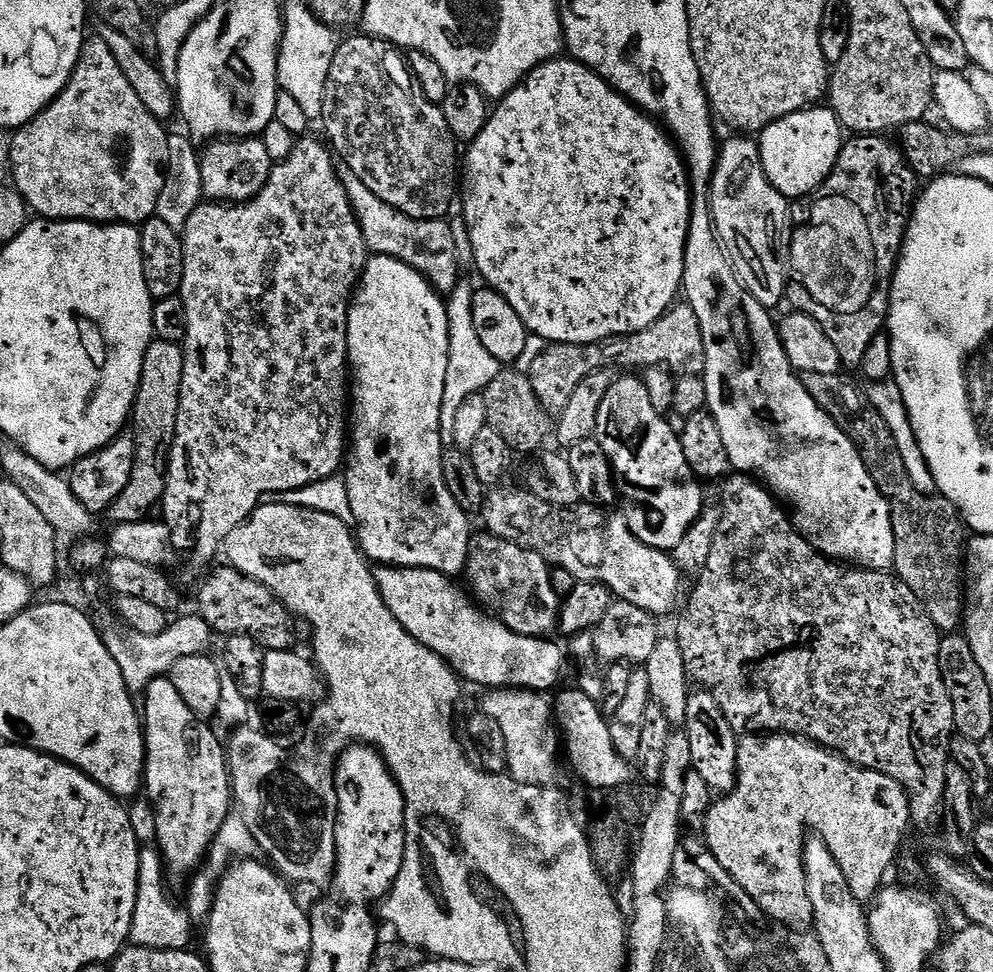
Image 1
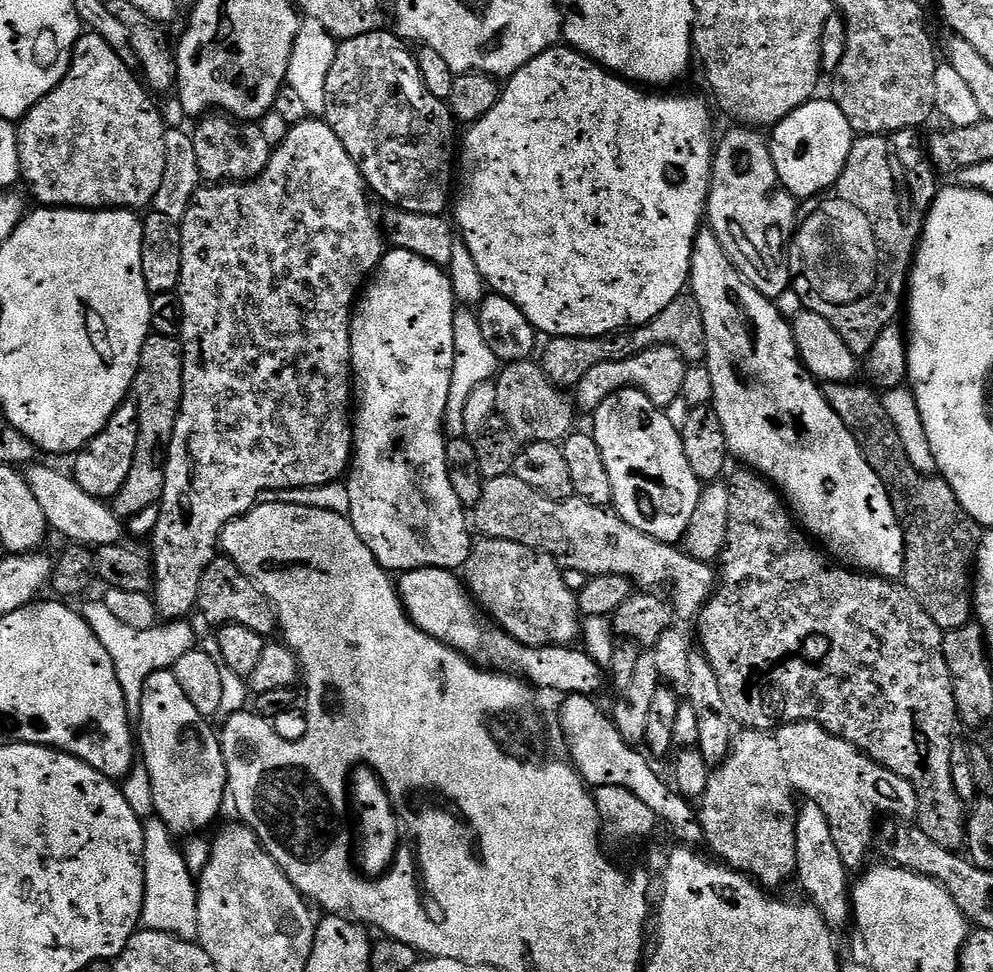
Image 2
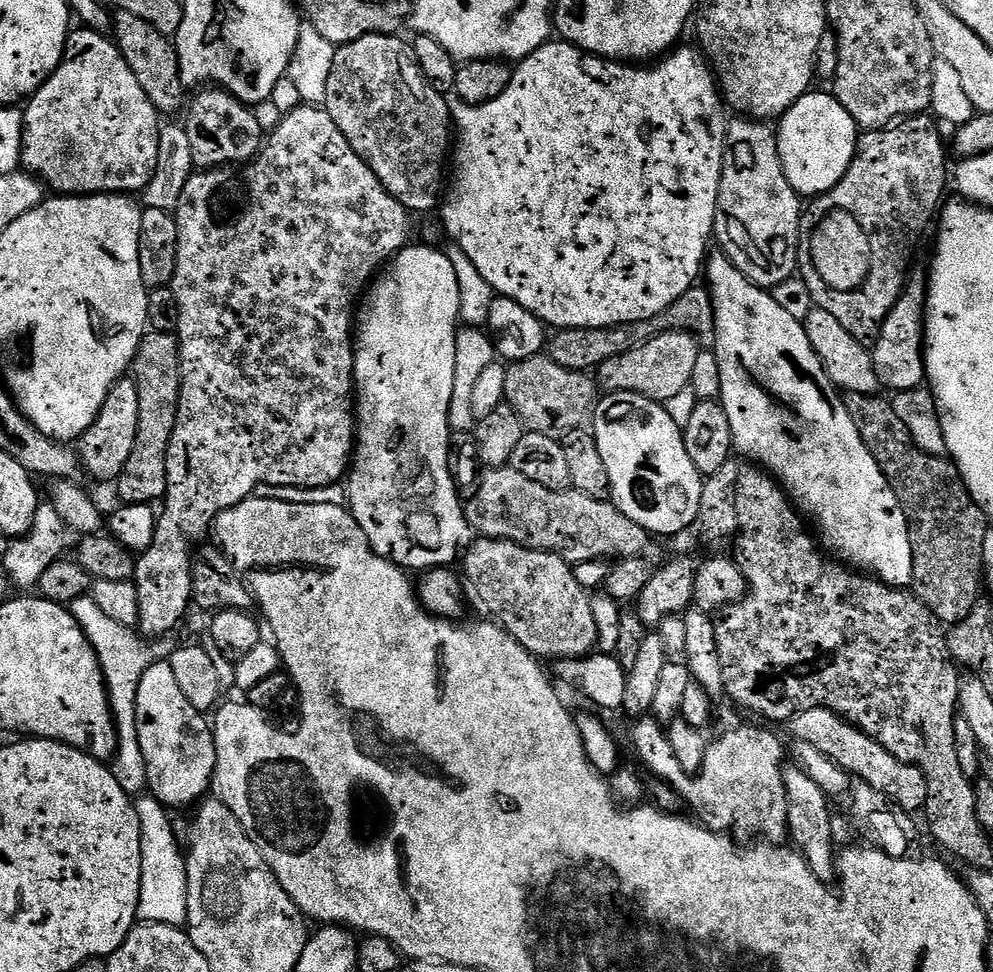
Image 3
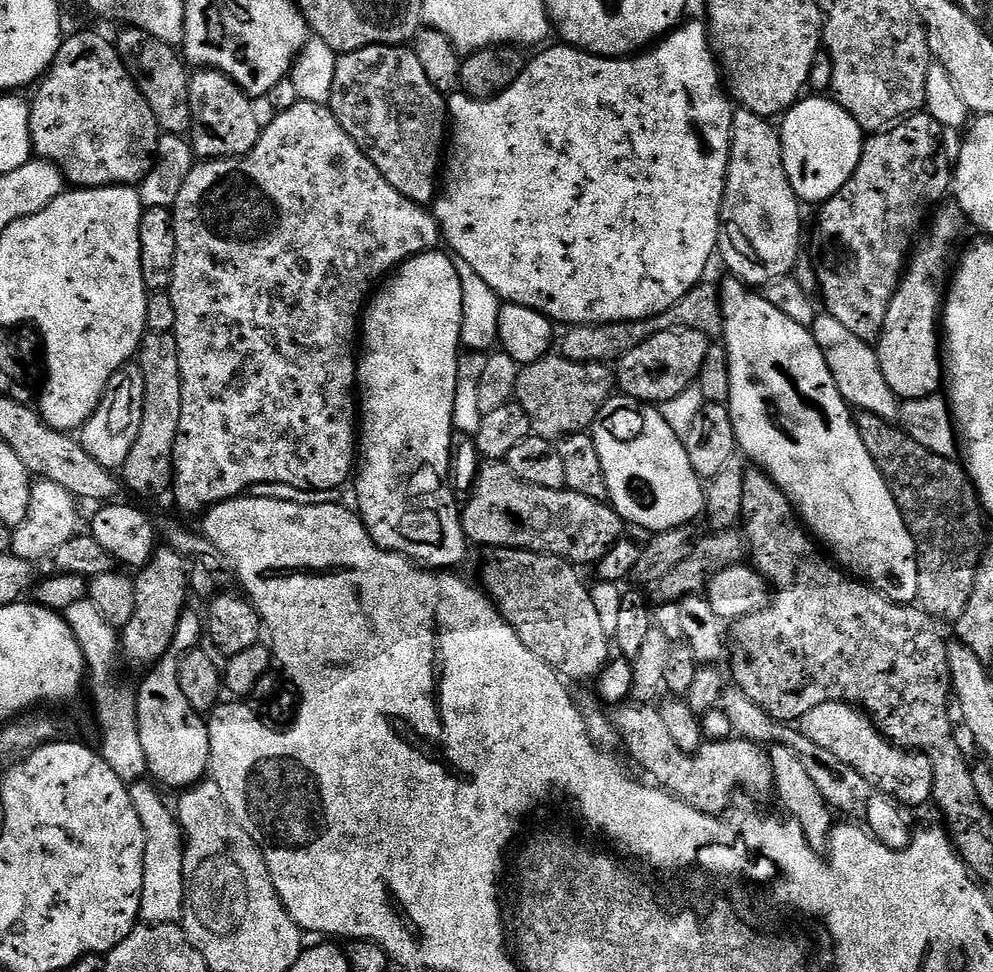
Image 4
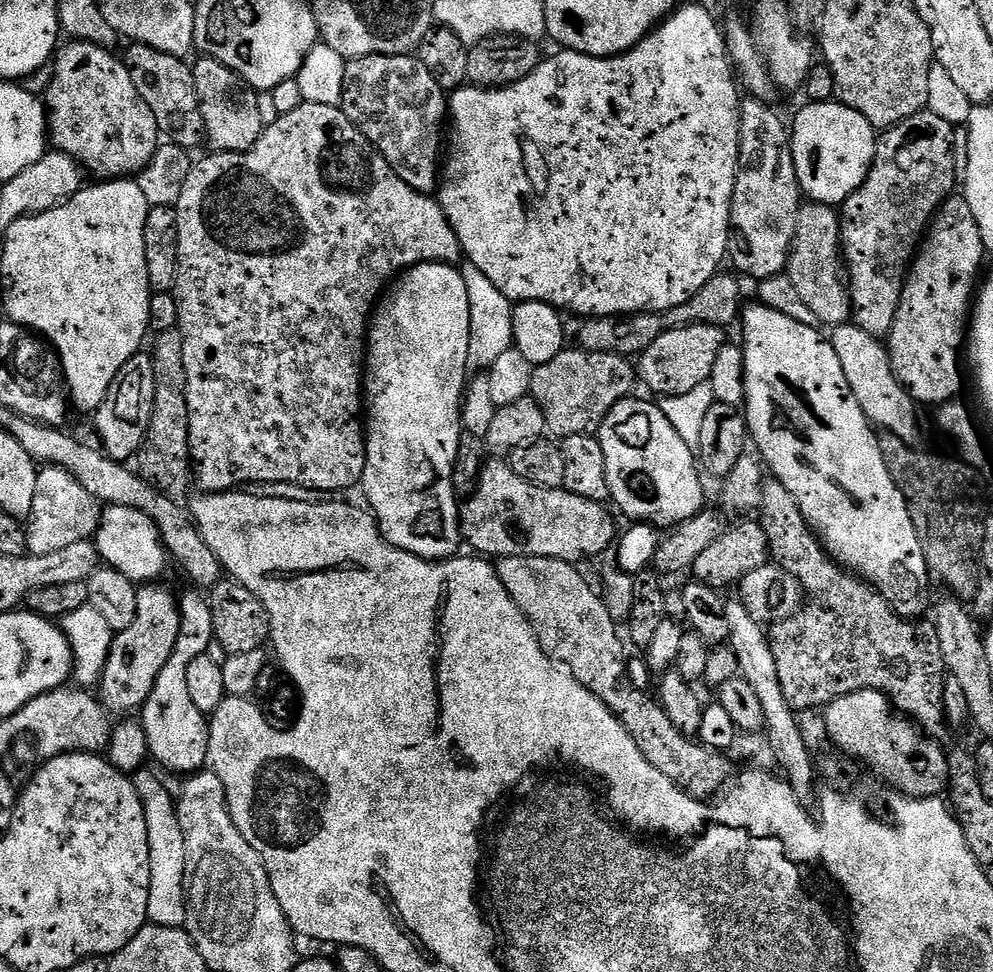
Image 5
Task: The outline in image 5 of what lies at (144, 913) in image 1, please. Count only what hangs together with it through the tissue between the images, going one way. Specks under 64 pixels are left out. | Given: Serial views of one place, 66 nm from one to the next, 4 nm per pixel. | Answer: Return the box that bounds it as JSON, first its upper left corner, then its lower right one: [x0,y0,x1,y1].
[131,770,186,928]

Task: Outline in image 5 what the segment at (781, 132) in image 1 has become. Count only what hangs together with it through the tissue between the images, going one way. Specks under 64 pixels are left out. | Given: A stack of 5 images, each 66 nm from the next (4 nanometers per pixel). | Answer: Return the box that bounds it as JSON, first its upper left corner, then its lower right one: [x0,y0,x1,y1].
[790,102,877,205]

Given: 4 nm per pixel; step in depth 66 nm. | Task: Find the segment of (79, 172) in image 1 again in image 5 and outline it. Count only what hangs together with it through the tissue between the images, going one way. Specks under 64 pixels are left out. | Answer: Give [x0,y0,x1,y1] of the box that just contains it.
[46,40,162,178]

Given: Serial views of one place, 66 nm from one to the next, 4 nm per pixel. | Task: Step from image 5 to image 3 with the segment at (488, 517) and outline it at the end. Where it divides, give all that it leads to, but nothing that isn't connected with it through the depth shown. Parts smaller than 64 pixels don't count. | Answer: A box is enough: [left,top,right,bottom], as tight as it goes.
[466,466,650,566]

